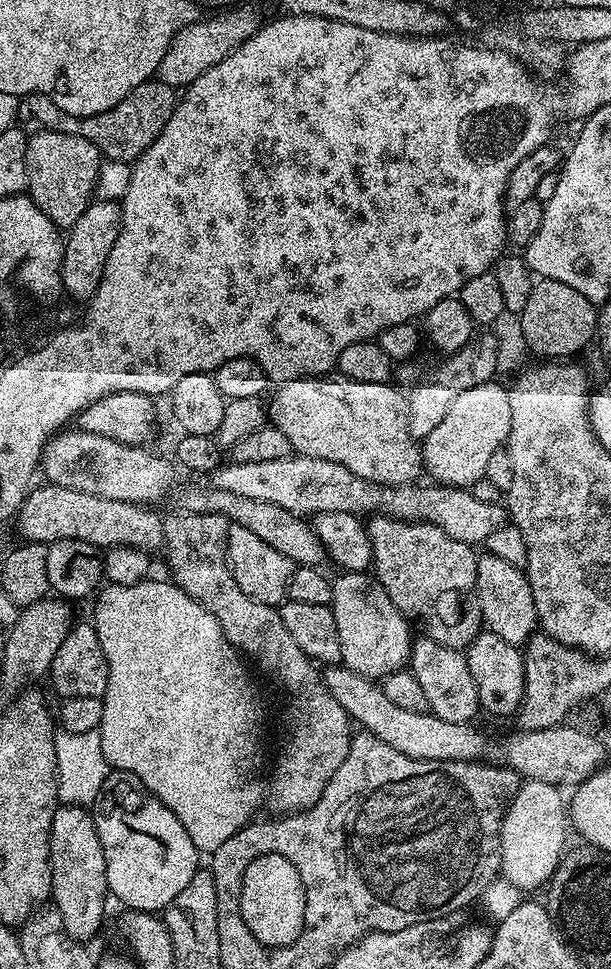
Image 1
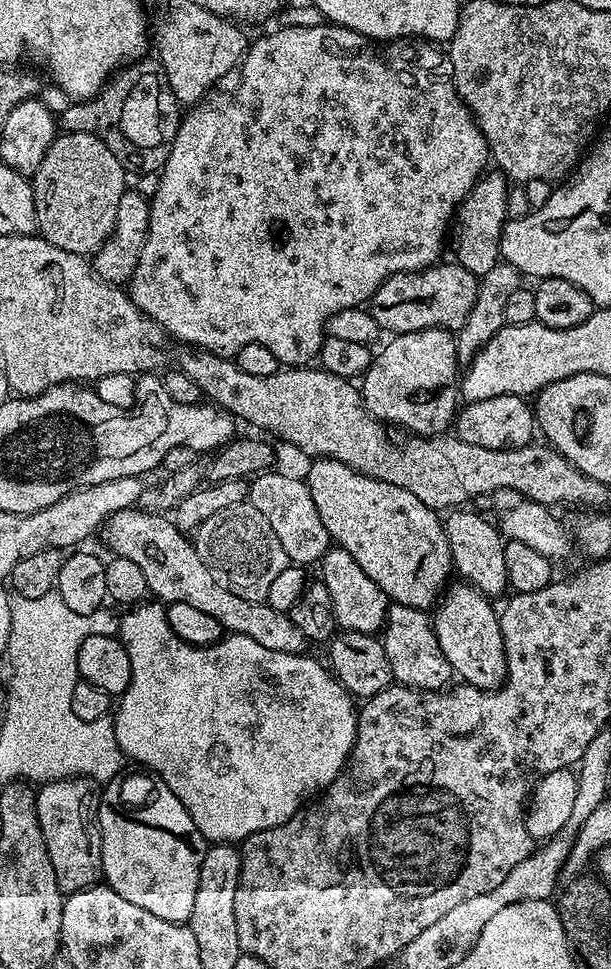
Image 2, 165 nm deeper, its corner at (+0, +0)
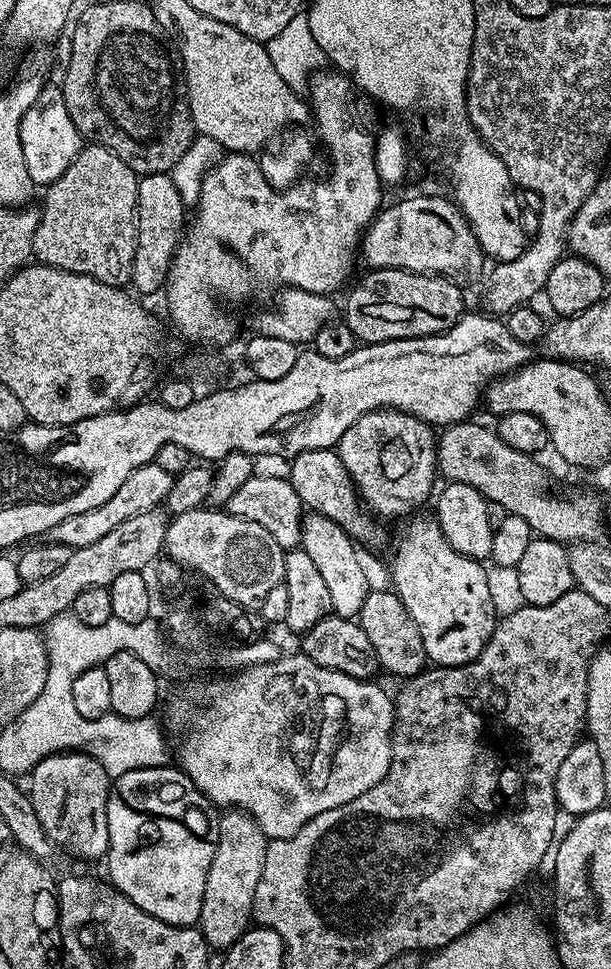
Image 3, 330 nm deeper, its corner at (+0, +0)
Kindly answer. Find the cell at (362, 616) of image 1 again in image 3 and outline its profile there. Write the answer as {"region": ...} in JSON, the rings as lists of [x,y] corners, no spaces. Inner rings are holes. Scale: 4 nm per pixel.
{"region":[[[313,510],[305,511],[302,530],[300,531],[299,547],[310,554],[310,558],[321,572],[322,578],[326,578],[326,590],[330,590],[330,608],[333,613],[349,618],[359,617],[360,606],[368,597],[370,585],[368,585],[368,572],[356,553],[357,545],[338,522],[334,522],[321,512]]]}

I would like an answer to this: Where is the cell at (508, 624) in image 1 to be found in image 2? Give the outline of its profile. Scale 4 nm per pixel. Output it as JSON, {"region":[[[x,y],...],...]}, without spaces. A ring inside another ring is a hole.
{"region":[[[452,510],[447,513],[444,520],[446,542],[450,542],[452,567],[455,575],[465,584],[471,584],[482,595],[489,598],[503,597],[509,591],[506,578],[506,543],[495,523],[488,521],[487,515],[479,511],[464,512],[468,510]]]}

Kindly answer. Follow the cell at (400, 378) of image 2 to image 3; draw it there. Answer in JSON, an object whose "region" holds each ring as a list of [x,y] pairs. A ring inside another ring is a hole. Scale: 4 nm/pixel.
{"region":[[[378,407],[362,414],[342,434],[338,445],[342,466],[346,466],[361,501],[369,509],[396,512],[433,495],[432,483],[438,480],[438,436],[432,431],[432,424],[410,412]]]}

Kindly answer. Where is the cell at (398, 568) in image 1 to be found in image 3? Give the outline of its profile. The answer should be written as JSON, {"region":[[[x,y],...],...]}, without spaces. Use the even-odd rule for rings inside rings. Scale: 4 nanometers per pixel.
{"region":[[[307,448],[291,457],[290,464],[292,469],[286,472],[286,476],[292,481],[301,505],[338,522],[338,526],[342,526],[353,541],[375,538],[376,524],[368,517],[369,509],[362,503],[356,483],[350,478],[346,466],[342,466],[342,458],[336,448]]]}

